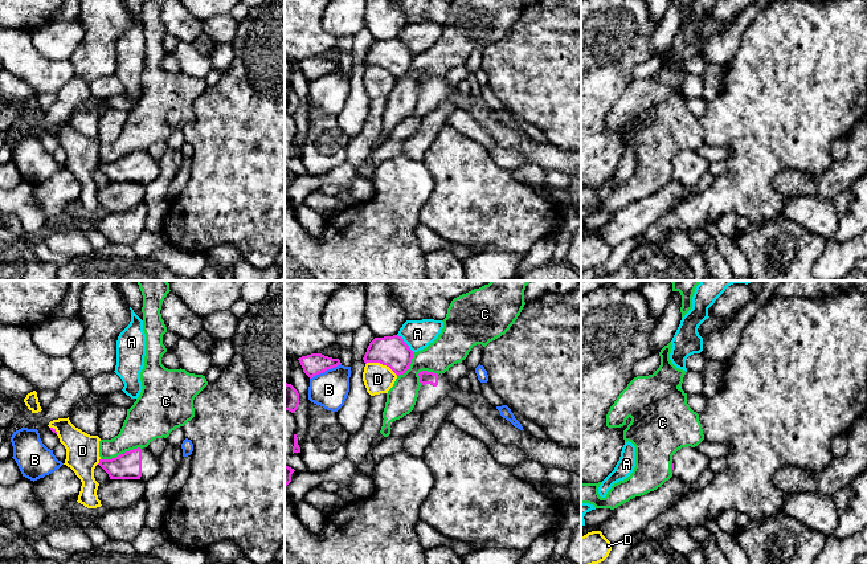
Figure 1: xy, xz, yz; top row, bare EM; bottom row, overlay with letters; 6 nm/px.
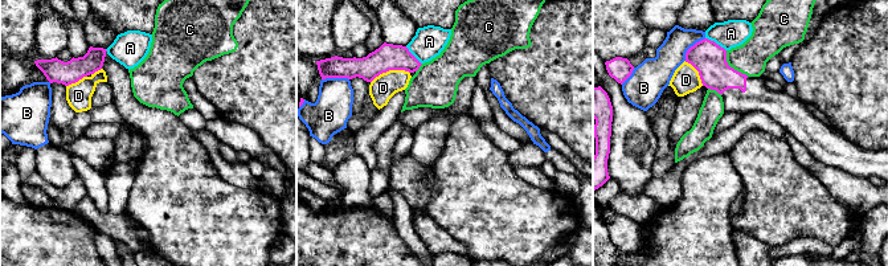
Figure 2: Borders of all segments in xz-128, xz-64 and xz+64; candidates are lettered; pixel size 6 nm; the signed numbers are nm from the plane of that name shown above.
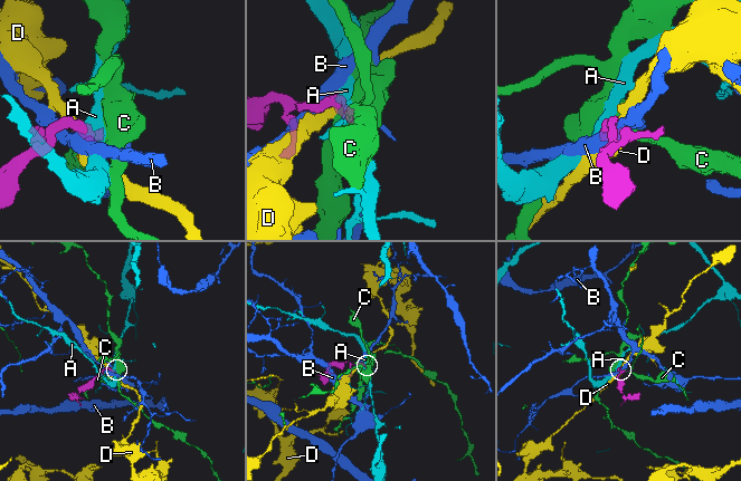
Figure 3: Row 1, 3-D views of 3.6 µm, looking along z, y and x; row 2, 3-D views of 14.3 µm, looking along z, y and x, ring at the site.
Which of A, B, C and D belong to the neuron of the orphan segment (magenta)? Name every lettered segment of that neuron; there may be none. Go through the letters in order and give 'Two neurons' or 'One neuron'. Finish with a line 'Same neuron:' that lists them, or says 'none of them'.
A: Two neurons
B: Two neurons
C: Two neurons
D: Two neurons
Same neuron: none of them

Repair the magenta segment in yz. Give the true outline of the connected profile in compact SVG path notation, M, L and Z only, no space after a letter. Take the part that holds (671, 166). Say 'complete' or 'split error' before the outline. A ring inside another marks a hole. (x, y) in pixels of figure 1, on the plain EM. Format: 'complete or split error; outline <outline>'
split error; outline M682 151L672 159L671 176L684 187L692 188L708 172L708 165L709 162L695 151Z

